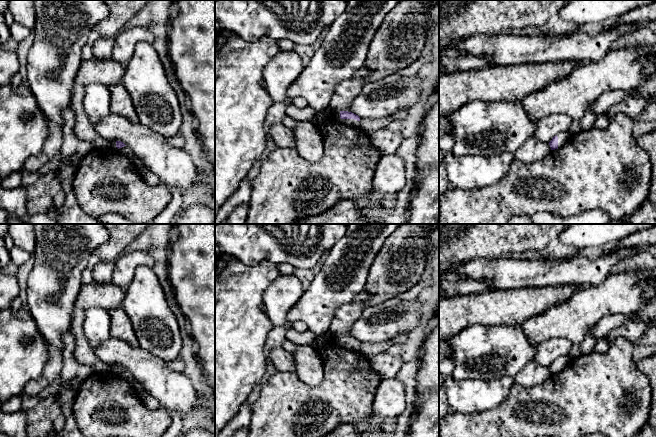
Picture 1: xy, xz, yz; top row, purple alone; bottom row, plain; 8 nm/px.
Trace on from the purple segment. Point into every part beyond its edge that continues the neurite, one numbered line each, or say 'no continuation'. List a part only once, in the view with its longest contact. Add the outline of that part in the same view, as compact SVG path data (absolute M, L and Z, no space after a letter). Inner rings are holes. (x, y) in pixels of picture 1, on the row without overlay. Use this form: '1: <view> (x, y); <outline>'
1: xz (349, 346); M335 336L335 342L344 349L351 350L351 351L360 351L360 345L354 343L341 343L340 336Z

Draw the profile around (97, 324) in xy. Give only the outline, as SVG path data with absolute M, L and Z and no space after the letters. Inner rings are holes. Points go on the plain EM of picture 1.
M91 308L86 311L83 331L93 351L111 337L110 329L111 319L108 310Z

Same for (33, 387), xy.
M44 377L30 380L26 383L23 393L30 396L38 396L38 394L47 386L48 381Z

